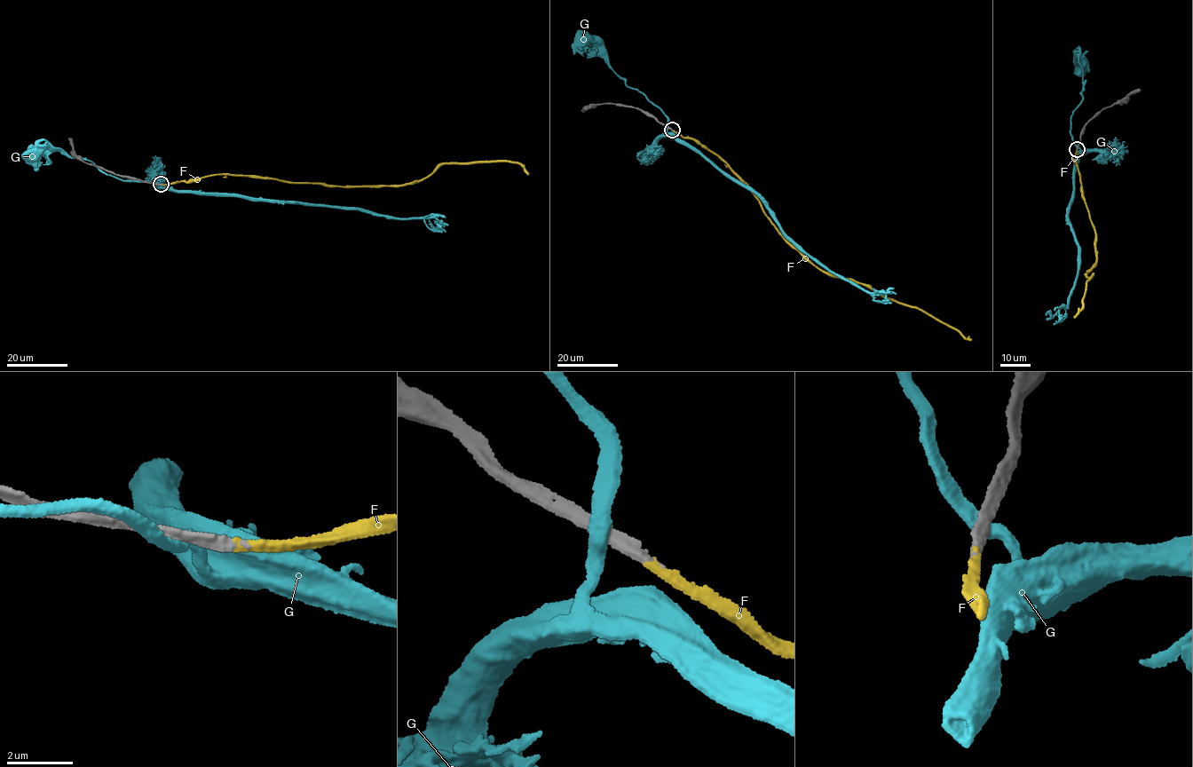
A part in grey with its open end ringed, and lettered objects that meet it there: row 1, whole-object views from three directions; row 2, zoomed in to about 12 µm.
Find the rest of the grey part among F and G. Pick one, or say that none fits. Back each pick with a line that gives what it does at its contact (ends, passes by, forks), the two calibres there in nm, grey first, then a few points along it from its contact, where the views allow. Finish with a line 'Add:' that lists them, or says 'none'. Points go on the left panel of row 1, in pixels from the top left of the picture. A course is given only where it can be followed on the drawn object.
F: it ends there; 380 nm thick on the grey side, 280 nm on the other; it runs (161, 185), (231, 174), (331, 186), (398, 186), (421, 181), (443, 163), (493, 162), (524, 165), (527, 175)
Add: F

